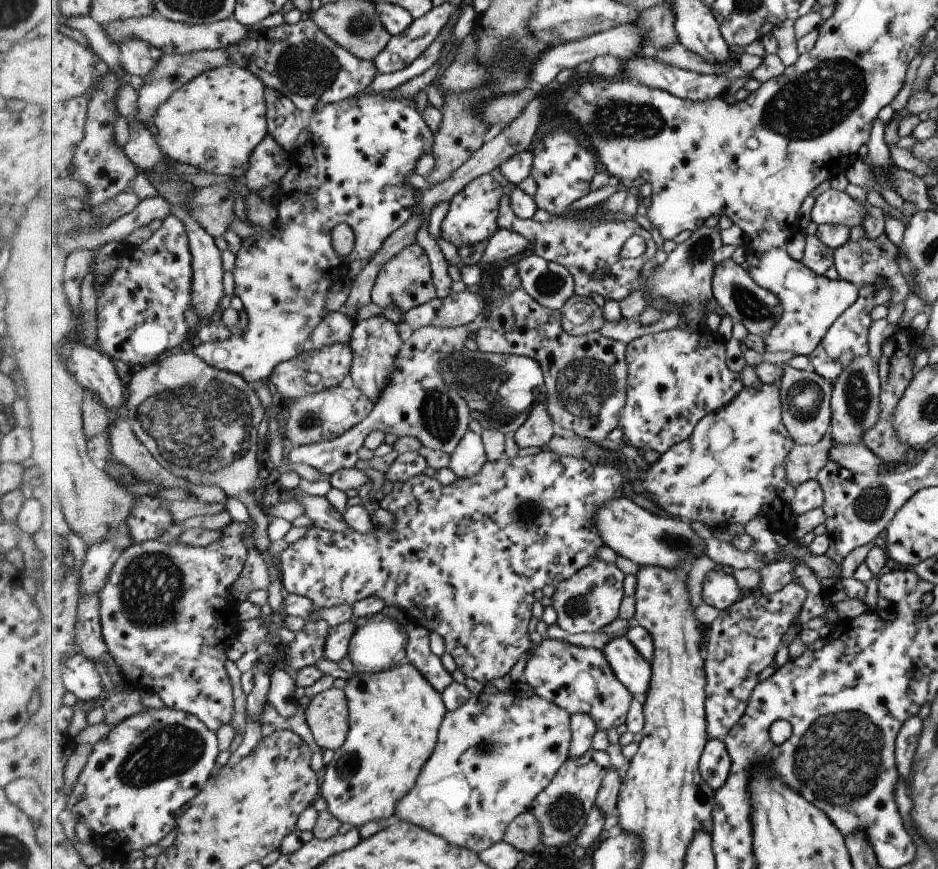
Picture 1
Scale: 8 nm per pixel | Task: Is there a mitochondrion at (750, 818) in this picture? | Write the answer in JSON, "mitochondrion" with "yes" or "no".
{"mitochondrion":"no"}

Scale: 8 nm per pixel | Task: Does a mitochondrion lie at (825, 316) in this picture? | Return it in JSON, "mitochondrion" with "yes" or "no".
{"mitochondrion":"no"}

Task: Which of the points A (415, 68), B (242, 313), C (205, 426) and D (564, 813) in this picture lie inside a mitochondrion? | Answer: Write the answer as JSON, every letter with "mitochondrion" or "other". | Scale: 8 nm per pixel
{"A":"other","B":"other","C":"mitochondrion","D":"mitochondrion"}

